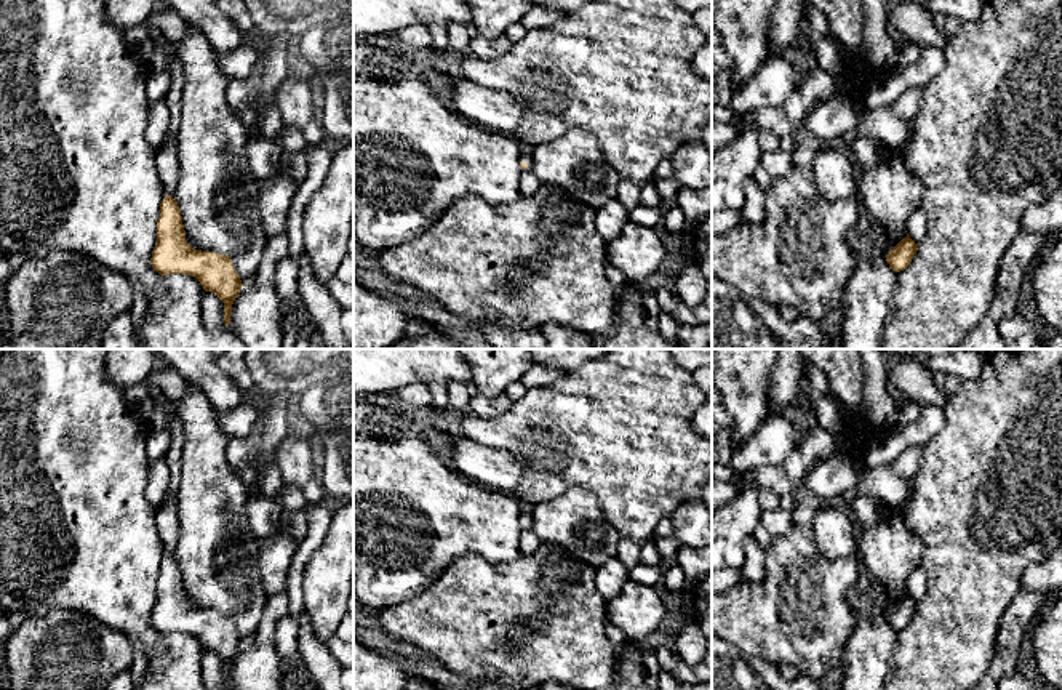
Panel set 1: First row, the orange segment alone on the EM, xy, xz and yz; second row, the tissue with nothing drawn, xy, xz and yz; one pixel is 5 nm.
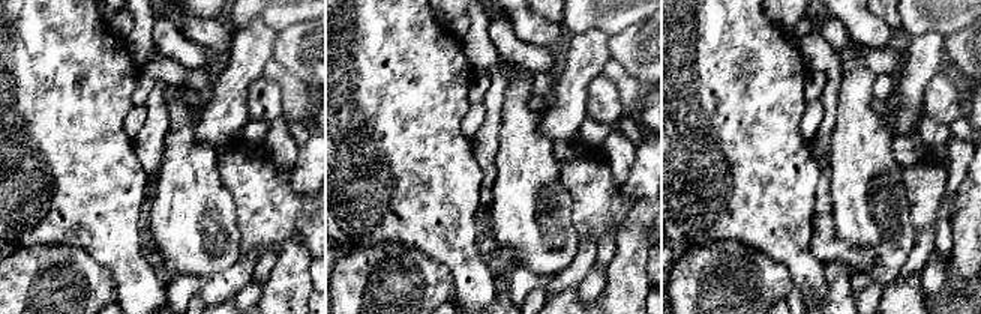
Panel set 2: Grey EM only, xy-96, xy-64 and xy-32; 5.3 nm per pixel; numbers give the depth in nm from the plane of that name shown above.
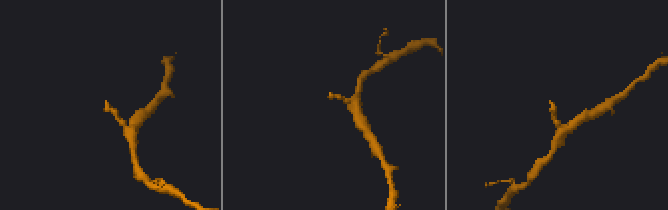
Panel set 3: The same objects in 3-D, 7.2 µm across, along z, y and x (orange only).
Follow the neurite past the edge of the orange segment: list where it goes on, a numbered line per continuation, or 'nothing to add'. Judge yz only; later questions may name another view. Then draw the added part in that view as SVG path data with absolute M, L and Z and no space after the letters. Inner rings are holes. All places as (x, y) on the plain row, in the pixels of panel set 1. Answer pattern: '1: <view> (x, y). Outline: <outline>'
nothing to add

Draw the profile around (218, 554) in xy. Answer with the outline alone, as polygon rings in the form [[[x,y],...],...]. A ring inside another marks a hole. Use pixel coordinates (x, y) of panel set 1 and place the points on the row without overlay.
[[[189,383],[187,394],[174,407],[184,432],[174,559],[181,568],[186,599],[194,608],[227,613],[245,645],[246,637],[258,629],[269,599],[259,570],[258,538],[248,524],[251,491],[226,458],[229,435],[205,392]]]

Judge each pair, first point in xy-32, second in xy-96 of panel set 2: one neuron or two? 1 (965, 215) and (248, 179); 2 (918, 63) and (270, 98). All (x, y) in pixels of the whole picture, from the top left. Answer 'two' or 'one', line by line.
1: two
2: two

